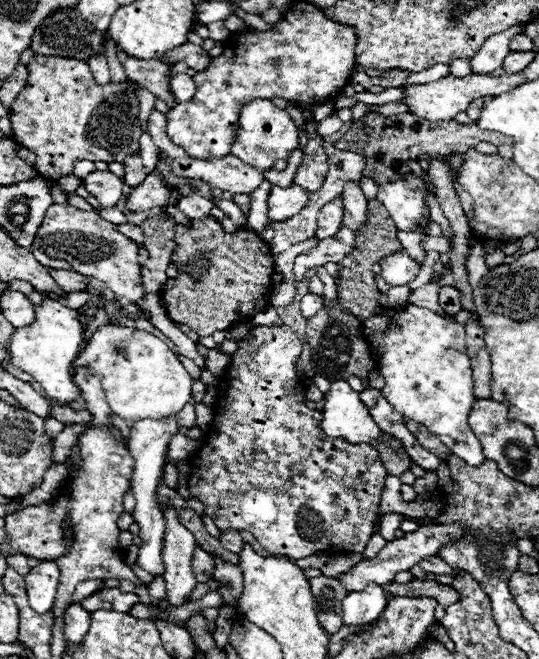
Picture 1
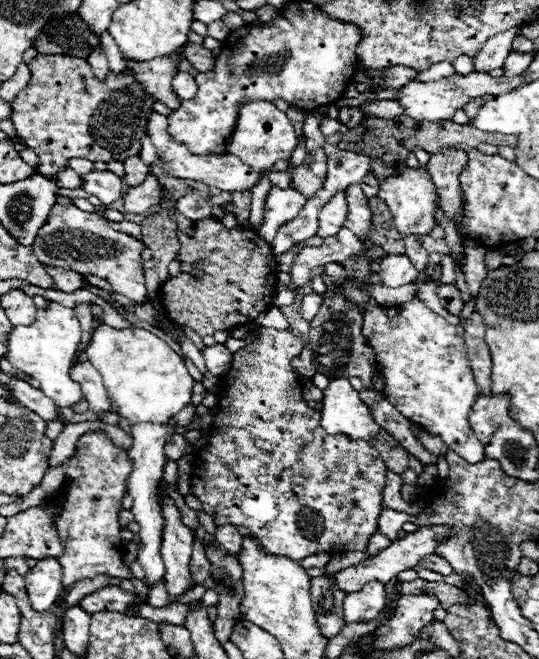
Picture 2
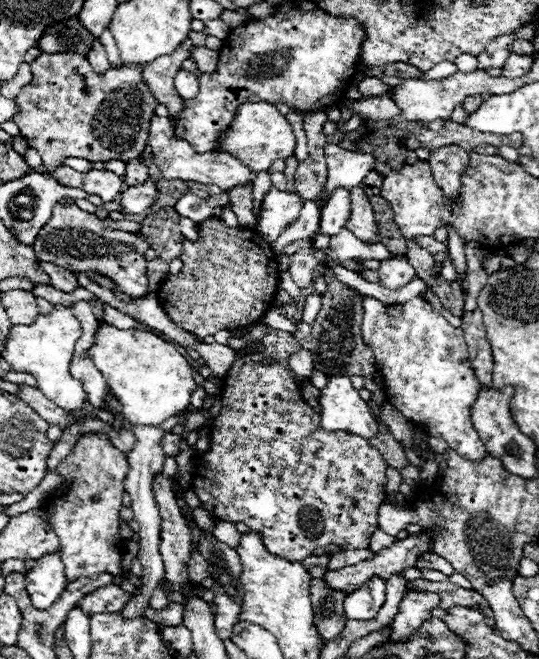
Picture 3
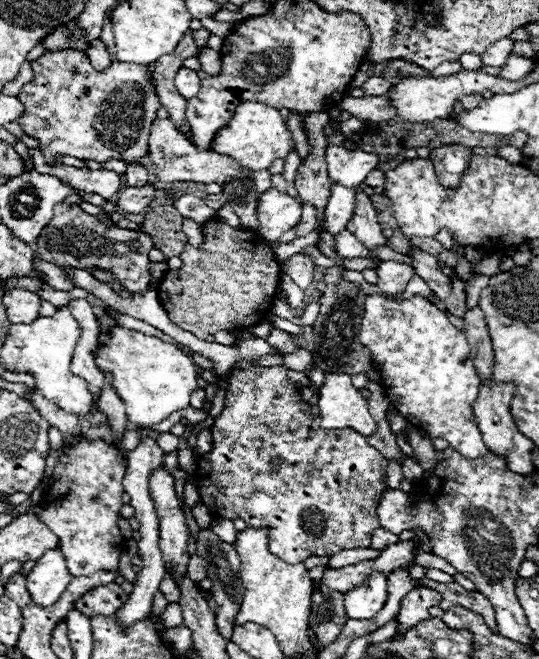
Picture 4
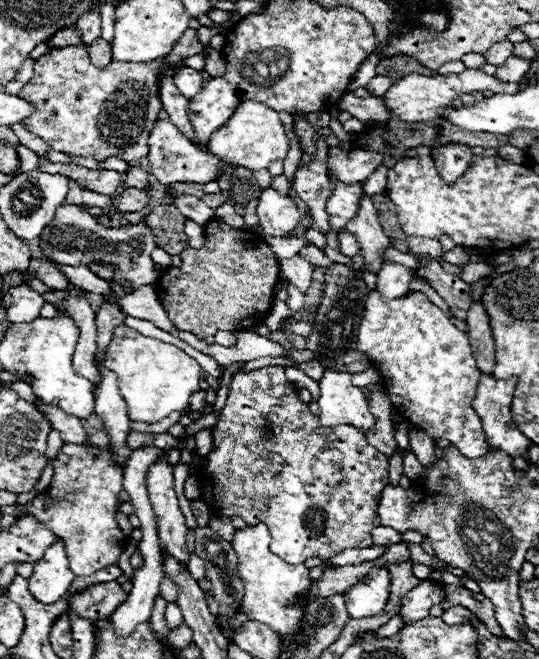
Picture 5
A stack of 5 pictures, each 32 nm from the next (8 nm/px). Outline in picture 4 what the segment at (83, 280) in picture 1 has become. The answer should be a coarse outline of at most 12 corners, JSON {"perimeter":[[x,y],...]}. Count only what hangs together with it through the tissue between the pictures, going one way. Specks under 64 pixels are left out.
{"perimeter":[[36,258],[36,270],[54,290],[70,292],[76,286],[62,266]]}

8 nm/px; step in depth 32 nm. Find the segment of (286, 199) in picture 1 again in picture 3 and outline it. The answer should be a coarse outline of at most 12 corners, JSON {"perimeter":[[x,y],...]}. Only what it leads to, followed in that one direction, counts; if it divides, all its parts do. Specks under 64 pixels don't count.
{"perimeter":[[270,188],[256,232],[268,244],[300,216],[296,192]]}

